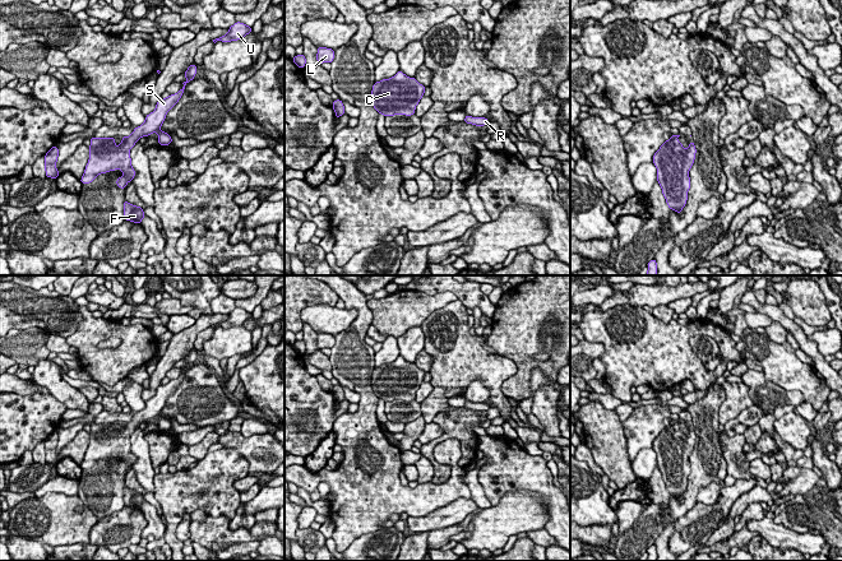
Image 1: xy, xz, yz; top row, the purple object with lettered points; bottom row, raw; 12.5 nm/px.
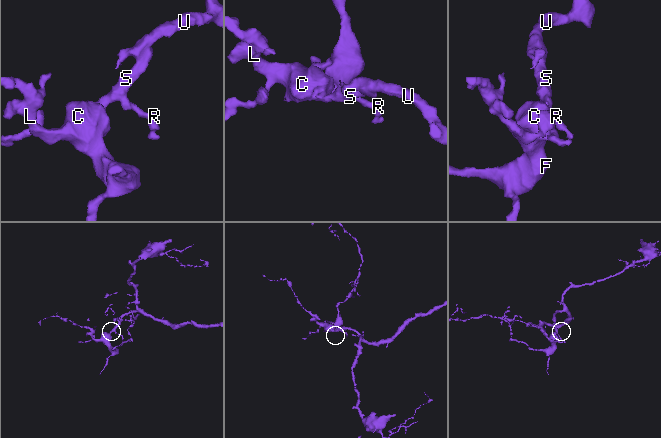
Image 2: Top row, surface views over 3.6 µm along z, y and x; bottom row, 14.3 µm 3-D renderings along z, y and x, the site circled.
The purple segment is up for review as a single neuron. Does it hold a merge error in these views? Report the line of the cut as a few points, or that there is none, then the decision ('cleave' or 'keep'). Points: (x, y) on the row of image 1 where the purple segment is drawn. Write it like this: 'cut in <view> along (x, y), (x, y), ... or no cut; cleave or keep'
no cut; keep

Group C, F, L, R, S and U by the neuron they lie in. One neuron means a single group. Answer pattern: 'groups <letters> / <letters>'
groups C F L R S U

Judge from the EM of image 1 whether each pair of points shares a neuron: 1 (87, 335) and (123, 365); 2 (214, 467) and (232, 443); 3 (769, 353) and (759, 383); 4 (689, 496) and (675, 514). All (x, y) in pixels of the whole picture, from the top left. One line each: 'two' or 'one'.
1: one
2: two
3: two
4: one

